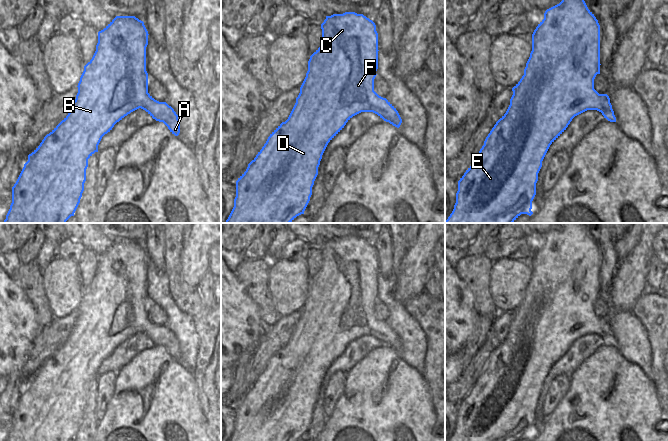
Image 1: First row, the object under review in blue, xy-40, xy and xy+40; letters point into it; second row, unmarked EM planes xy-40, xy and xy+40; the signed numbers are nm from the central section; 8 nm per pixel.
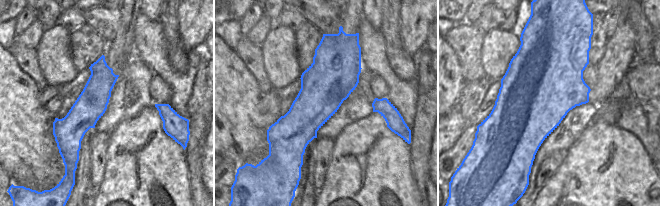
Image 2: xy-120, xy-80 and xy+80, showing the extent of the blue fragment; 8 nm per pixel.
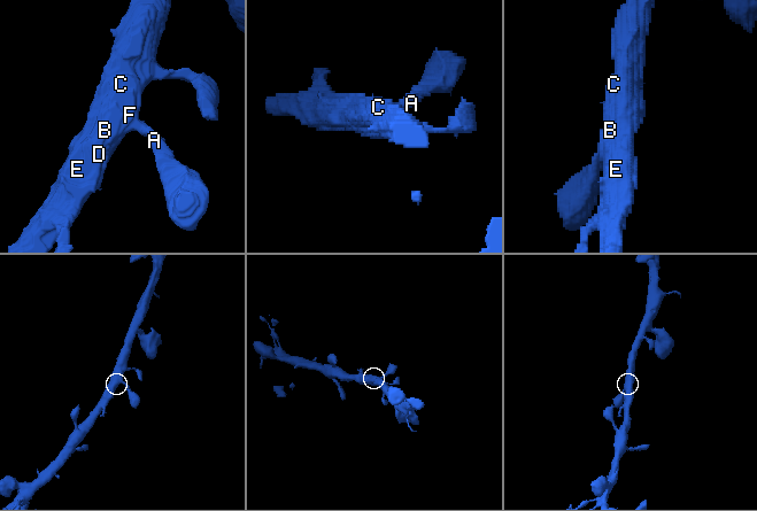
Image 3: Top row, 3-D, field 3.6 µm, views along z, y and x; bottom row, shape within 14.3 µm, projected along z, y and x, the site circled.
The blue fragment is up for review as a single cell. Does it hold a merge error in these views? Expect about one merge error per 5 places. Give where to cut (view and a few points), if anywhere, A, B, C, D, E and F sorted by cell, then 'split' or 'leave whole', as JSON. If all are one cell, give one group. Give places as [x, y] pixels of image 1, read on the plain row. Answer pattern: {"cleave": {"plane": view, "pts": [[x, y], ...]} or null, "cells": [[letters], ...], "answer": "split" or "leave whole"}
{"cleave": null, "cells": [["A", "B", "C", "D", "E", "F"]], "answer": "leave whole"}

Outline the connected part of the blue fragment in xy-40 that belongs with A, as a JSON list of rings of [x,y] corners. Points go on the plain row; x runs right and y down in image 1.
[[[116,240],[98,256],[98,267],[92,283],[84,290],[78,307],[78,317],[68,339],[49,357],[40,369],[28,379],[28,385],[12,411],[12,427],[6,441],[71,441],[80,427],[86,405],[88,383],[98,376],[102,361],[131,336],[141,332],[153,343],[163,346],[175,360],[180,357],[180,345],[174,333],[166,326],[155,324],[148,317],[146,271],[148,255],[144,246],[135,240]]]

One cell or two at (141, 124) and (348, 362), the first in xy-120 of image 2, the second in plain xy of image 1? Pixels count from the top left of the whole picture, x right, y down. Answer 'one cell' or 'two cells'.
two cells

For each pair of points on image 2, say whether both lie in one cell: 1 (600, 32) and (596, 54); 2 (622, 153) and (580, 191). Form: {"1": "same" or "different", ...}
{"1": "same", "2": "same"}

